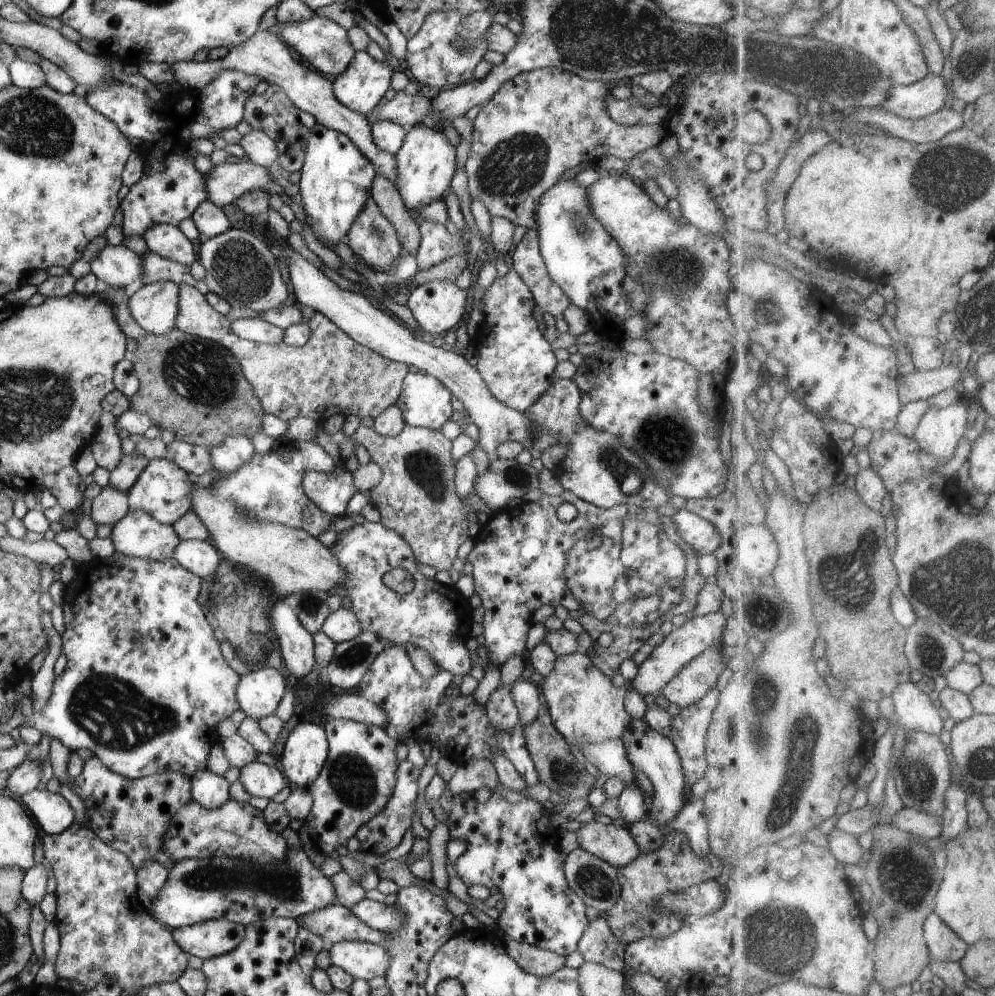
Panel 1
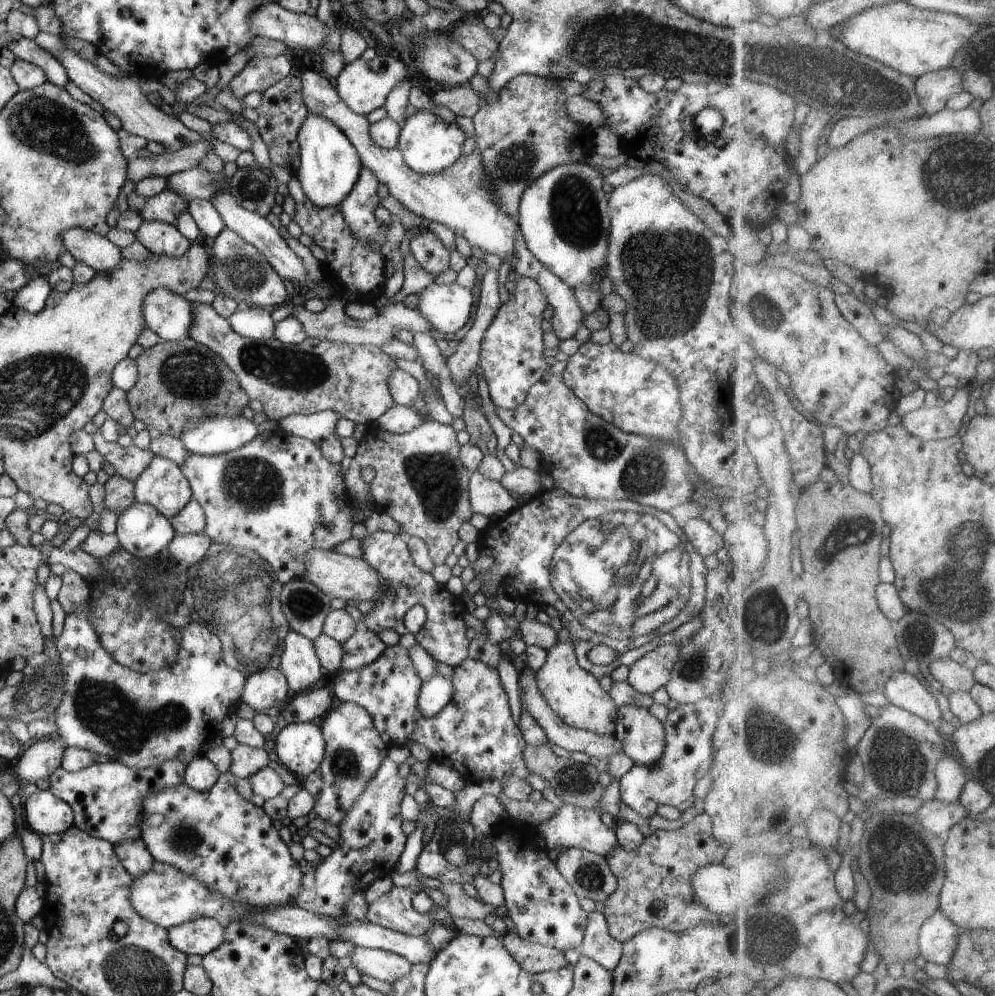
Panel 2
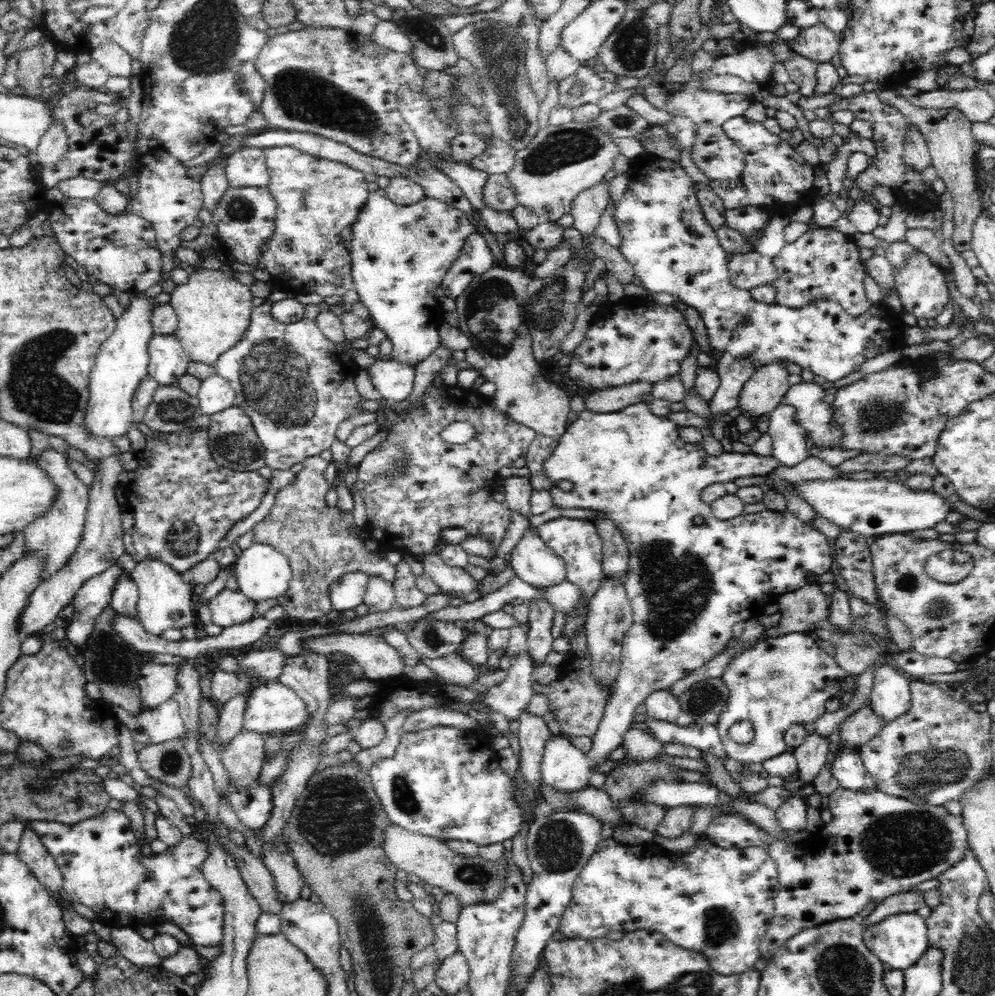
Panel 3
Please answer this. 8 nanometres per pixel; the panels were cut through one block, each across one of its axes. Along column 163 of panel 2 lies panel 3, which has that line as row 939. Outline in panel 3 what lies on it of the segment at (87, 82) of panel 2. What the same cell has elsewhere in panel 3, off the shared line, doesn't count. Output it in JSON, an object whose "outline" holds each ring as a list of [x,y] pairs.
{"outline":[[[111,927],[111,942],[117,953],[124,956],[130,963],[142,966],[160,965],[164,959],[156,953],[152,941],[144,939],[137,929],[130,927]]]}

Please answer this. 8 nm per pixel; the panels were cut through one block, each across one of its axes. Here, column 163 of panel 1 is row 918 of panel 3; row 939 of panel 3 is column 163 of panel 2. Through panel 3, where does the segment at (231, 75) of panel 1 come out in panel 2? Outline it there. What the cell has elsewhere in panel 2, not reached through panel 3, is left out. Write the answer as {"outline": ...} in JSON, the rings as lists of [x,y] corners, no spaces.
{"outline":[[[170,188],[164,189],[151,198],[138,196],[138,192],[133,191],[127,197],[127,203],[129,208],[136,210],[143,220],[160,220],[172,225],[175,224],[178,214],[187,211],[189,204],[186,198],[178,196]]]}

